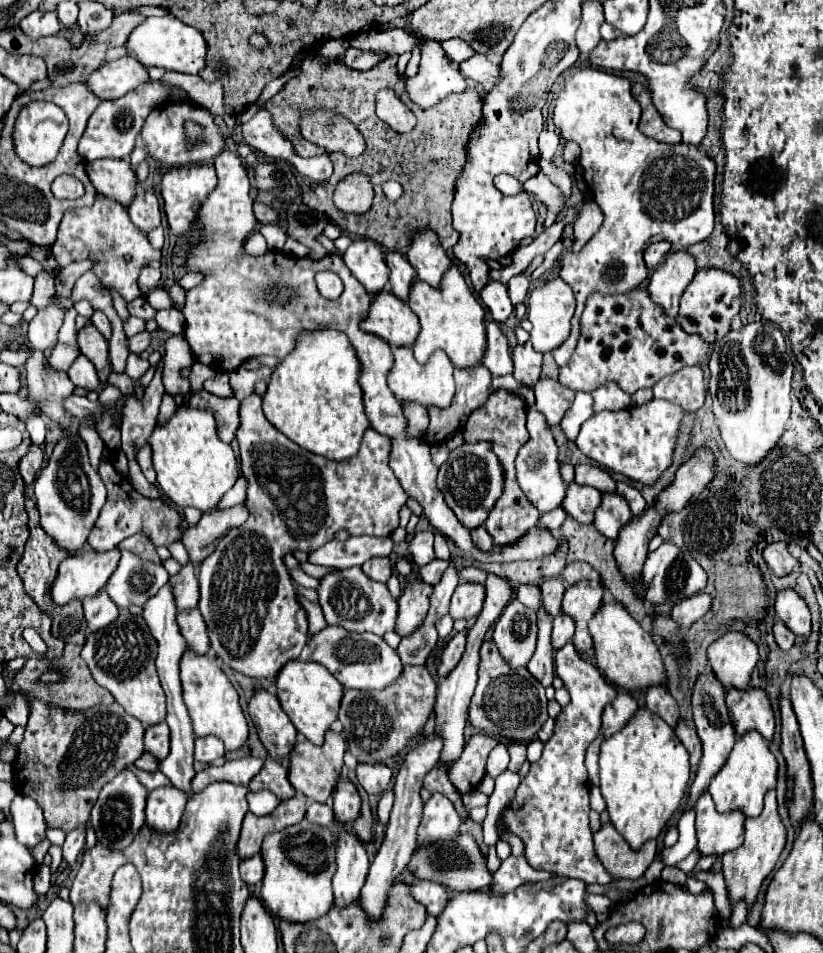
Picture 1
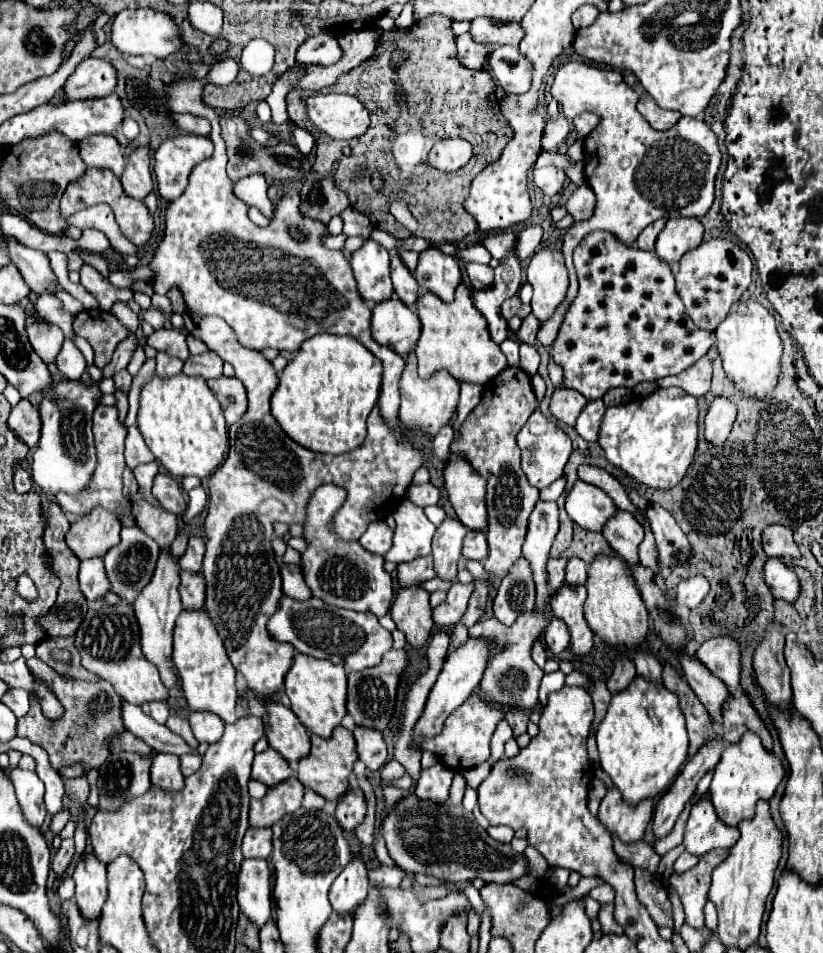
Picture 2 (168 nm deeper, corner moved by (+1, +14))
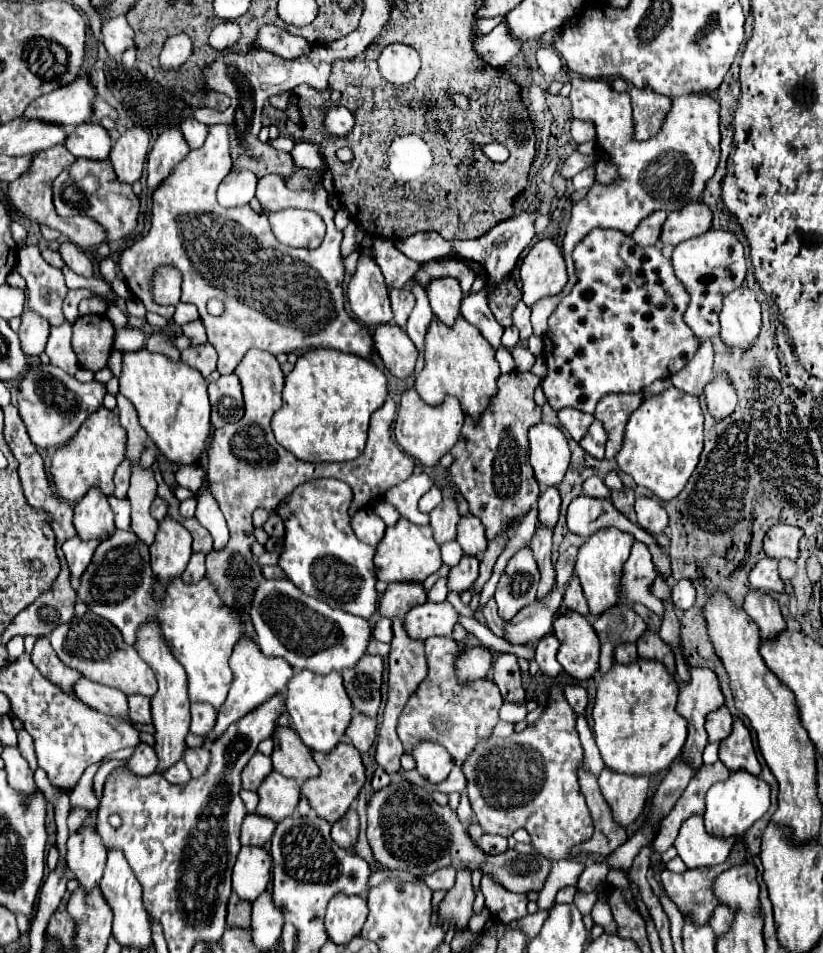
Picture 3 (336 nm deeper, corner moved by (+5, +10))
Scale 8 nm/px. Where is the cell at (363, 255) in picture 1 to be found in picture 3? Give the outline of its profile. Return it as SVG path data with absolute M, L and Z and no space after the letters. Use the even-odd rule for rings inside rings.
M360 257L358 269L348 285L348 303L352 313L370 329L392 323L388 287L380 267L370 257Z

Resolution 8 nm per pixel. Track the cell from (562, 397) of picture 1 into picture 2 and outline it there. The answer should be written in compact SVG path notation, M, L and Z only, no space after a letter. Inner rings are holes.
M556 387L550 399L550 413L568 425L574 425L576 417L580 415L582 407L586 403L586 397L576 393L576 389L564 389L564 387Z

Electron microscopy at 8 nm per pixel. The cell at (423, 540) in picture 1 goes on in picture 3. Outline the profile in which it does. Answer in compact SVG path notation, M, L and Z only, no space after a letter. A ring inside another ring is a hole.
M402 517L396 525L386 529L380 545L376 545L374 565L376 565L376 577L384 583L398 583L398 581L422 583L428 575L436 573L442 567L440 549L432 537L432 527L414 525L412 521Z

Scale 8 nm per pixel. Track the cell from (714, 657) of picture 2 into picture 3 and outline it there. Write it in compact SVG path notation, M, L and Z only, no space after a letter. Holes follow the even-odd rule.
M690 667L690 685L680 685L678 713L688 721L688 739L682 753L688 753L688 761L702 767L702 751L708 743L708 733L704 729L706 715L724 705L724 697L716 675L710 669Z

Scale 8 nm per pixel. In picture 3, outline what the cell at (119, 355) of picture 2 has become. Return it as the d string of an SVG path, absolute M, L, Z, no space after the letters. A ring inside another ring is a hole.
M28 357L28 371L18 383L18 411L32 443L36 447L52 451L68 443L76 435L88 415L100 409L104 395L104 385L96 381L80 383L62 369L56 369L50 363L42 363L38 357Z

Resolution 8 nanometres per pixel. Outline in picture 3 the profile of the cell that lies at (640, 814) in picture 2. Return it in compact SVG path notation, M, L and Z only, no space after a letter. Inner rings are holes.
M604 767L598 783L608 805L612 807L614 819L624 827L634 823L644 809L648 777L628 777L624 773L612 773L612 769Z

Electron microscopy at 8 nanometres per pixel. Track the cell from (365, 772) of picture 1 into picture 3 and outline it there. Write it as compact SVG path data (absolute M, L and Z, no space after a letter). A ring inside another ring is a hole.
M354 713L352 725L346 735L360 753L366 753L374 745L374 739L376 739L376 719L364 717L364 713Z

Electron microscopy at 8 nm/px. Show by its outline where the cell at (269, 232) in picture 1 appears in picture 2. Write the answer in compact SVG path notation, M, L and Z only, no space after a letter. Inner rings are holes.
M260 173L244 177L238 183L234 183L234 193L239 199L246 201L249 206L258 207L262 211L262 215L272 221L274 205L266 197L266 189L268 189L268 183L266 183L264 175L260 175Z

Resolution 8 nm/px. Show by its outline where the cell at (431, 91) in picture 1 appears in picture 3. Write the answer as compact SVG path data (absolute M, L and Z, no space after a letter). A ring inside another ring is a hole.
M500 23L492 33L478 37L474 49L478 51L480 59L484 63L488 63L490 67L504 67L520 53L522 45L524 45L524 41L512 37L508 33L508 27L504 23Z

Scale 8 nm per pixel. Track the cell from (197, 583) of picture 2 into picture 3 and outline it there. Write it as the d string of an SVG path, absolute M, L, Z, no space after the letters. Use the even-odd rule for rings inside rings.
M192 553L188 565L186 565L184 573L182 573L182 579L184 579L186 583L196 583L196 581L200 581L200 579L204 577L204 573L206 573L204 559L206 559L204 553Z

